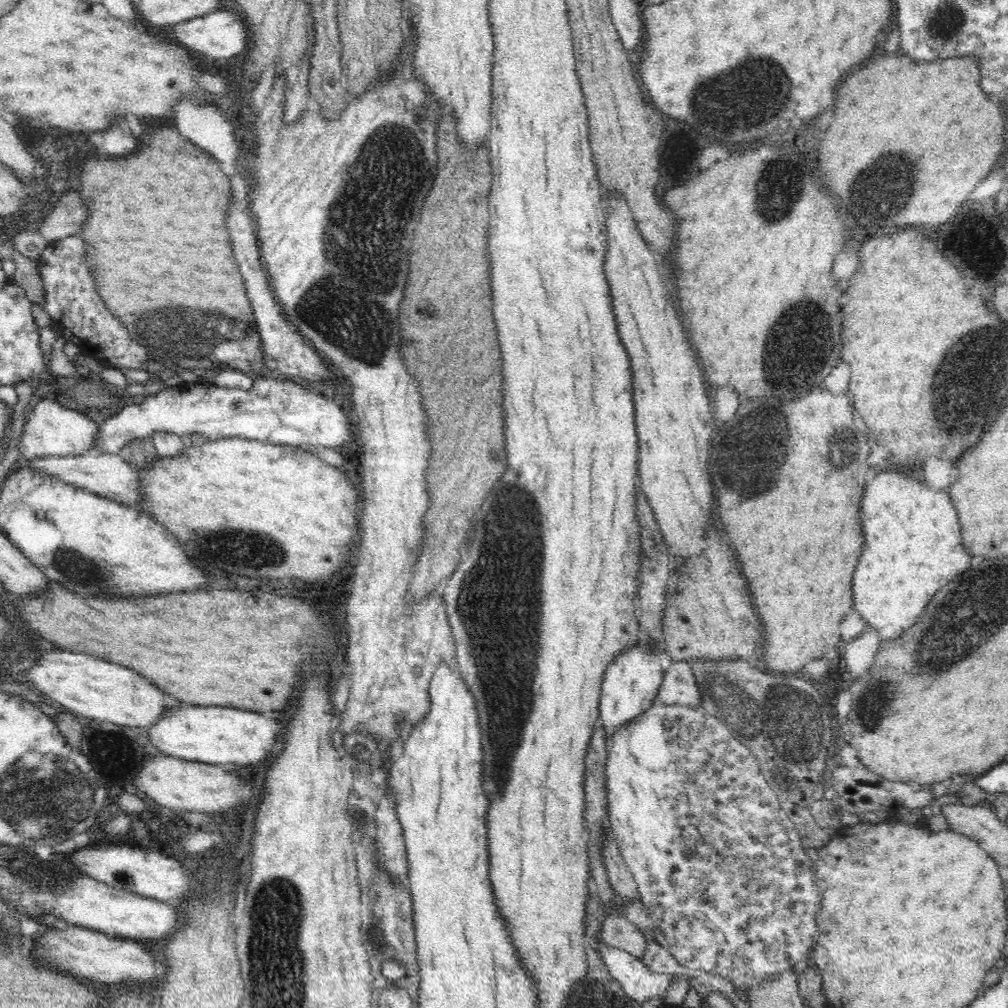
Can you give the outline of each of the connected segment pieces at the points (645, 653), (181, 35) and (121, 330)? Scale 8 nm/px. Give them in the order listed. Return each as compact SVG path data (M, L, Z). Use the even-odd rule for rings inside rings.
M640 643L634 648L624 650L616 656L605 670L601 684L599 700L599 721L606 733L606 740L618 732L624 724L630 724L641 712L644 712L656 700L663 680L660 654L663 649L653 648L647 644L646 650Z
M236 9L229 11L216 10L204 16L181 22L172 26L168 35L174 42L187 48L190 52L194 52L210 63L218 60L220 65L227 59L236 57L241 52L244 53L249 39L247 24L243 22L243 18Z
M72 235L50 244L44 243L44 248L45 250L36 259L45 292L42 307L50 314L55 328L58 328L66 341L77 344L81 354L89 354L92 358L119 369L122 367L144 369L146 362L150 359L149 352L145 346L130 338L127 328L117 318L114 318L98 294L95 285L96 278L93 278L93 270L88 268L86 256L84 256L84 242L76 238L76 235Z

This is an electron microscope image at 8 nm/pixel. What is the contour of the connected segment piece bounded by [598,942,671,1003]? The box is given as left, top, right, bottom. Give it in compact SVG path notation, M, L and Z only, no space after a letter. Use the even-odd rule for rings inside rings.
M599 944L600 956L608 972L624 989L626 996L643 1003L653 998L664 998L668 993L671 975L652 972L639 957L629 952Z

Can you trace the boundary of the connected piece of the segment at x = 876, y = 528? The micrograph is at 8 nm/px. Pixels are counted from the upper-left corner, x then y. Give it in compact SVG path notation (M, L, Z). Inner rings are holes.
M892 466L886 467L886 472L880 472L866 484L866 490L864 490L864 496L862 496L862 502L860 502L860 522L862 522L862 530L864 530L864 550L862 550L862 556L860 556L860 562L856 566L856 572L854 572L854 580L852 580L852 590L854 590L854 610L866 620L868 626L872 626L872 629L878 631L880 635L880 641L886 641L890 638L898 638L896 634L904 634L912 624L916 624L916 620L922 616L922 612L926 610L926 604L932 600L932 596L944 586L948 584L954 576L958 576L960 572L964 572L968 568L968 562L970 562L970 556L968 552L962 548L962 530L960 530L960 523L958 519L958 513L950 495L946 494L945 490L938 490L934 492L925 482L918 481L907 472L901 472L896 470L890 470Z

